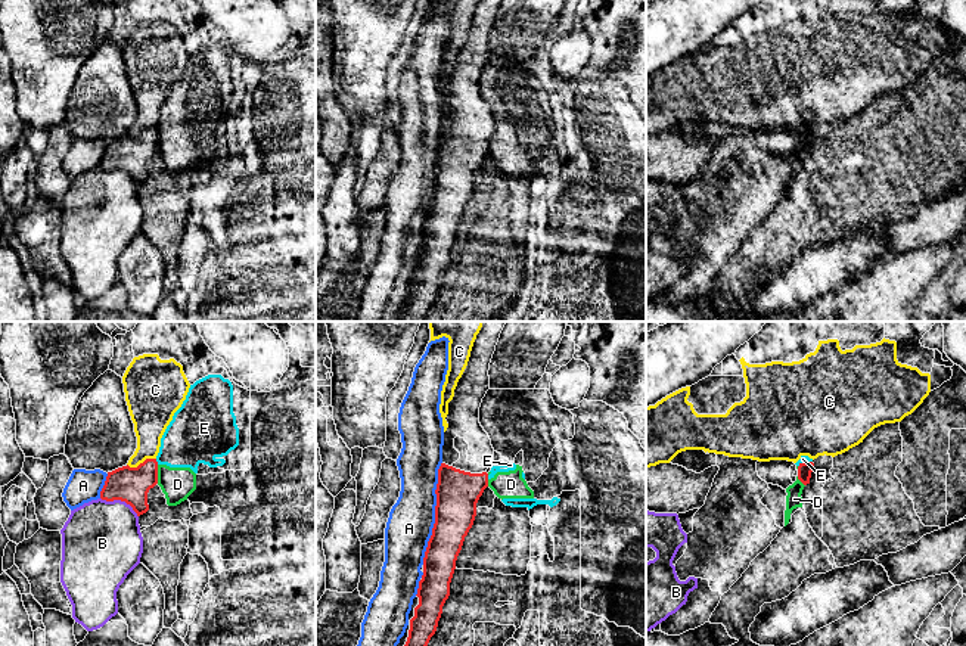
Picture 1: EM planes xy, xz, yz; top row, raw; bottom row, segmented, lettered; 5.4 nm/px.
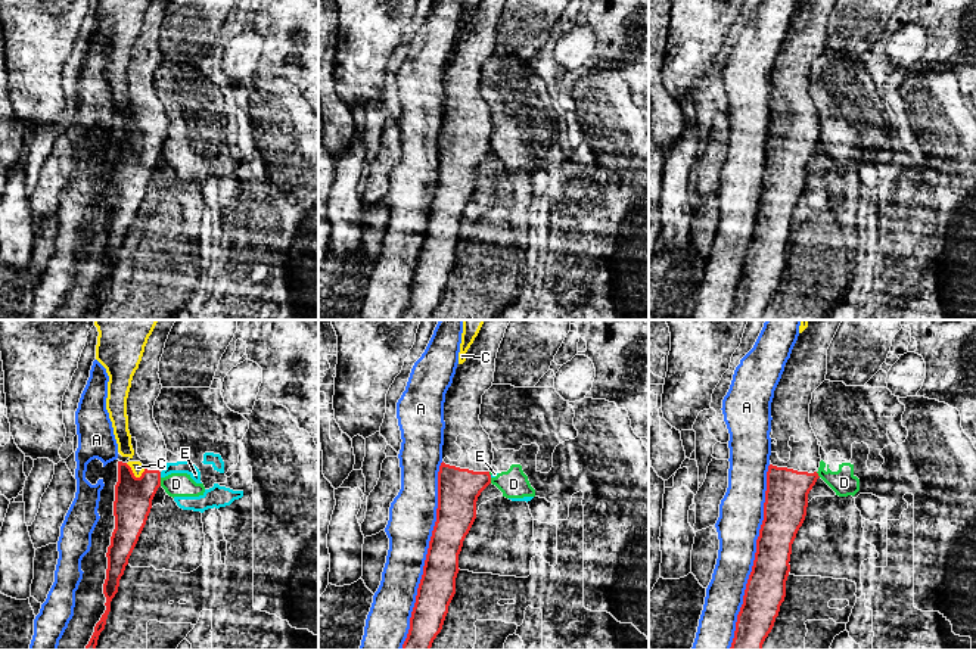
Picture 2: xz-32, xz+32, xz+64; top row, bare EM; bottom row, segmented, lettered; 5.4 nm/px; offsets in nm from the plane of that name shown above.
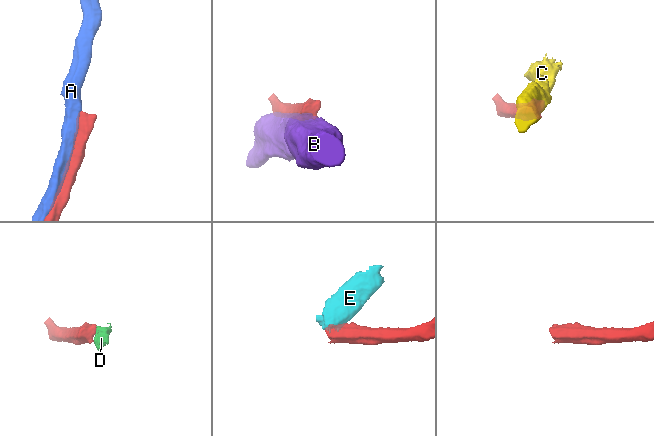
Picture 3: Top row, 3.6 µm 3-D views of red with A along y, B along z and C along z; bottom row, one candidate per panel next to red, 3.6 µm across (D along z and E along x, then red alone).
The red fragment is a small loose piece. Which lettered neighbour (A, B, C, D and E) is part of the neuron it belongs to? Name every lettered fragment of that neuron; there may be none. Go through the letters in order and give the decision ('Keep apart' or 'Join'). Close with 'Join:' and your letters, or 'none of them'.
A: Keep apart
B: Keep apart
C: Keep apart
D: Keep apart
E: Keep apart
Join: none of them

